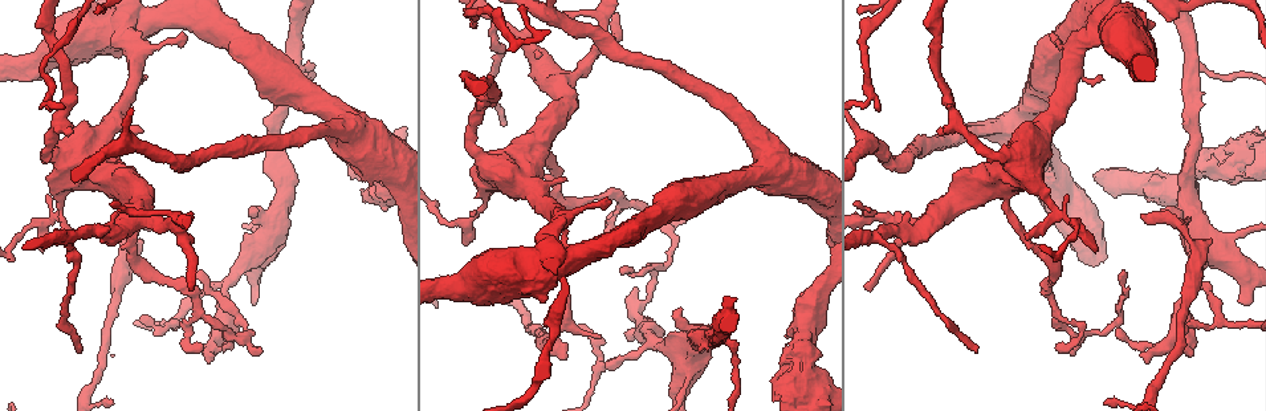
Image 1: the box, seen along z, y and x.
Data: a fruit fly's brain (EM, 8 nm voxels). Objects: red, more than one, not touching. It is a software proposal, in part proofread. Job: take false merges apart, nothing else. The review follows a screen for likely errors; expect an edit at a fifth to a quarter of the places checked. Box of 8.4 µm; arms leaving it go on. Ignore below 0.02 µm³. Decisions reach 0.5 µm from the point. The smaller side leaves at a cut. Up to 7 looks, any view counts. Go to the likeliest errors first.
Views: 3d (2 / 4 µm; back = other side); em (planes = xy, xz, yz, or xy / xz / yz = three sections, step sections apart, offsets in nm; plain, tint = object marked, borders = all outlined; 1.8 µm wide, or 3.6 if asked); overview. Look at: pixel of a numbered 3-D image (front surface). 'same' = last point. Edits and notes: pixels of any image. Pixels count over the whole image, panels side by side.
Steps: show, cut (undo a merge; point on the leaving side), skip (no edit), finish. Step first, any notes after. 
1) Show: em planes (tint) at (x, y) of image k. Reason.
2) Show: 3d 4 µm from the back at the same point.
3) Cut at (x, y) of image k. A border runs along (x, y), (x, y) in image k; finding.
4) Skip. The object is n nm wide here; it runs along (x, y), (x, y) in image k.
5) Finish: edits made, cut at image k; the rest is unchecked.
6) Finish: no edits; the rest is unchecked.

Show: em xy step 8 (borders) at (671, 243) of image 1. Abrupt turn.

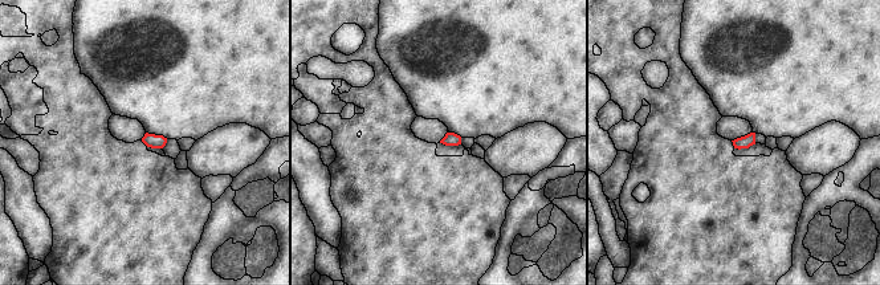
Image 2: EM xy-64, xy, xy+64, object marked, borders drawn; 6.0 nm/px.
Skip. Continuous, no second neuron.

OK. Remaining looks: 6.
Show: 3d 4 µm at (999, 127) of image 1. Sharp bend.

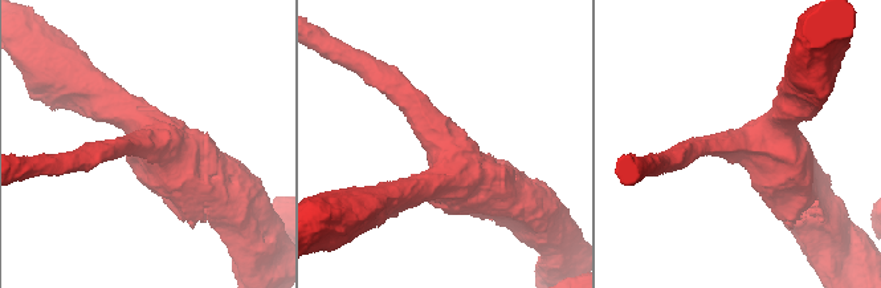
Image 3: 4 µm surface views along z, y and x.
Show: em xz step 8 (tint) at (742, 144) of image 3.

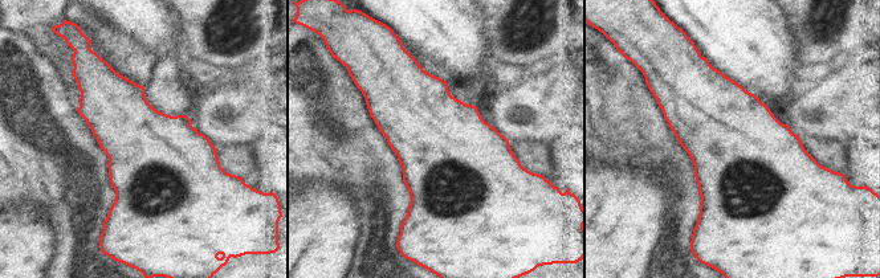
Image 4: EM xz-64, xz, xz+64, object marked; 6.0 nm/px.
Show: em planes (borders) at the same point. Another direction.

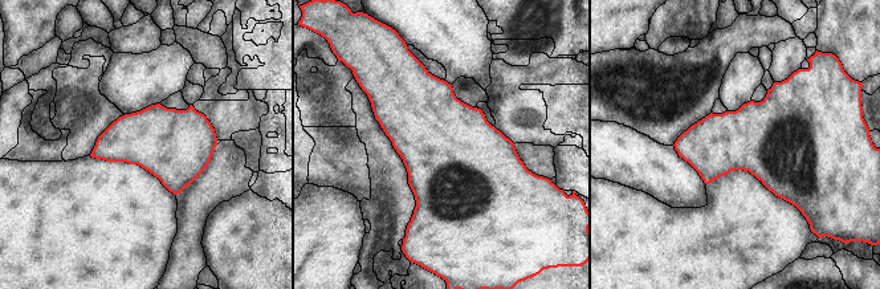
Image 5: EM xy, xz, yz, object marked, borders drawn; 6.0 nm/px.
Skip. The object is 420 nm wide here; one neuron here.

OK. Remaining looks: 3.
Show: em 3.6 µm planes (tint) at (1000, 185) of image 1. Calibre changes.

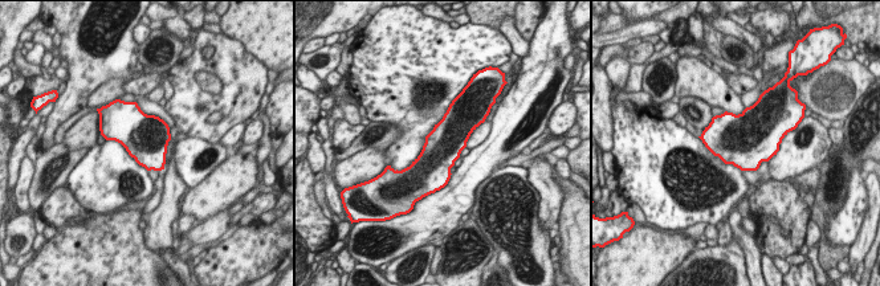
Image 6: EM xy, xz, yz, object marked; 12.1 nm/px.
Skip. Continuous, no second neuron.

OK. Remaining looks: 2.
Finish: no edits; the rest is unchecked.

